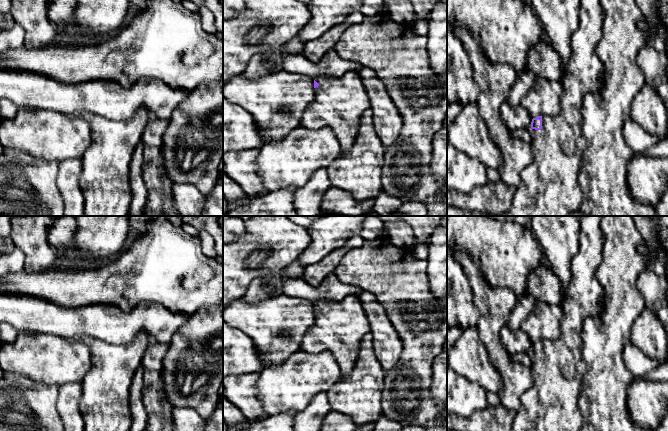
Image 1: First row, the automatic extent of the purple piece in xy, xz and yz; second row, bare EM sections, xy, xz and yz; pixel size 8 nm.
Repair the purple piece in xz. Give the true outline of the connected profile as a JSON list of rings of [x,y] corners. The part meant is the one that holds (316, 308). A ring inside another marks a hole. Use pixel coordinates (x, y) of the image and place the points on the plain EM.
[[[350,294],[341,301],[317,300],[314,302],[315,323],[300,340],[300,350],[308,353],[330,351],[339,365],[341,377],[351,374],[360,350],[360,341],[371,332],[371,325],[358,296]]]

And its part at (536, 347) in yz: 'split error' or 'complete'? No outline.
split error

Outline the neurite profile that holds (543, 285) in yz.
[[[539,265],[534,268],[527,281],[527,293],[536,301],[548,305],[560,305],[562,301],[561,283],[551,268]]]

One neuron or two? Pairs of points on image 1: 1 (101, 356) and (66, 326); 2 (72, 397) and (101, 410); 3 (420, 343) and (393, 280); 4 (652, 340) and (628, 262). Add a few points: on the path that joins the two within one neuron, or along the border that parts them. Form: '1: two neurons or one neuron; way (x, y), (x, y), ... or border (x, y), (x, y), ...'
1: two neurons; border (68, 338), (78, 335), (91, 335), (101, 340)
2: two neurons; border (80, 382), (79, 412), (83, 420)
3: one neuron; way (408, 328), (401, 321), (393, 296)
4: two neurons; border (645, 306), (631, 330)

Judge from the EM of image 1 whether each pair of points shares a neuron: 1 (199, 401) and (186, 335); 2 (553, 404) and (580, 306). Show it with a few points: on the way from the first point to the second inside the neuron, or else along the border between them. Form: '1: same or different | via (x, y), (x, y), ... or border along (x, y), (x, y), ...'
1: same | via (196, 385), (195, 351)
2: same | via (557, 380), (557, 365), (569, 344), (570, 330)

